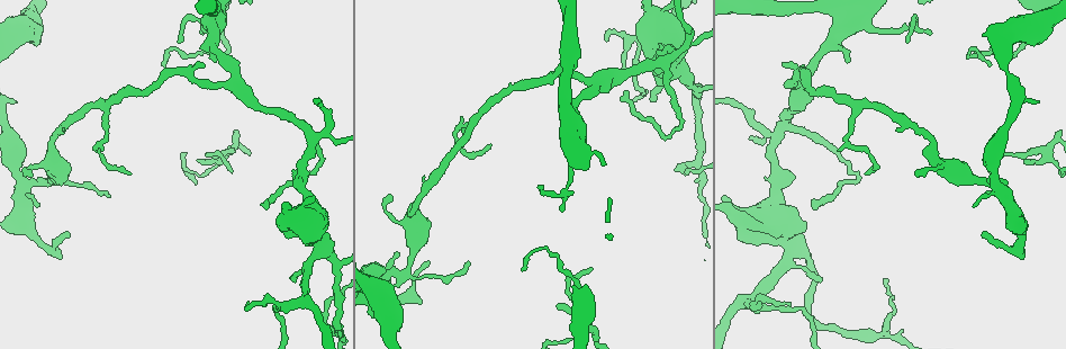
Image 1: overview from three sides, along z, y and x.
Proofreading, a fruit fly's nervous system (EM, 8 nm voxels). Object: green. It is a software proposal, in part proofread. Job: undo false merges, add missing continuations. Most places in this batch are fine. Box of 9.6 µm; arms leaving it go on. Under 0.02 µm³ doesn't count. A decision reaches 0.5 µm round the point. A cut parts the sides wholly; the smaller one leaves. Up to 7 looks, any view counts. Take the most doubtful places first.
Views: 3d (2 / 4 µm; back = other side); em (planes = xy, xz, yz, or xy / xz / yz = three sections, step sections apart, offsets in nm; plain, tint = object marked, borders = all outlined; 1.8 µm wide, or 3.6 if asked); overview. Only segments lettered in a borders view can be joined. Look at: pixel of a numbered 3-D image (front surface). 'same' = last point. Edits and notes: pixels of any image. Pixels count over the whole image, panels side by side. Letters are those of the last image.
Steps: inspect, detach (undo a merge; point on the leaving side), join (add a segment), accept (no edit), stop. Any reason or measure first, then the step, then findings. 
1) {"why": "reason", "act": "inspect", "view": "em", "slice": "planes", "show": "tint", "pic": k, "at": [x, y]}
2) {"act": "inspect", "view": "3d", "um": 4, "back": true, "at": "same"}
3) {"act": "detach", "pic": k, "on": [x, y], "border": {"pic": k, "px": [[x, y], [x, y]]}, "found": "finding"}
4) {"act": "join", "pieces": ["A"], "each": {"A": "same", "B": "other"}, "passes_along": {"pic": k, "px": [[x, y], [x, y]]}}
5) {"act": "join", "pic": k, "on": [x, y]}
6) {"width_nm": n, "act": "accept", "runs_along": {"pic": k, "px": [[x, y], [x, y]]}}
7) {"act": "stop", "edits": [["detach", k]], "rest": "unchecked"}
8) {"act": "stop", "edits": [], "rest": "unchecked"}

{"why": "branch point", "act": "inspect", "view": "em", "um": 3.6, "slice": "planes", "show": "borders", "pic": 1, "at": [1048, 159]}

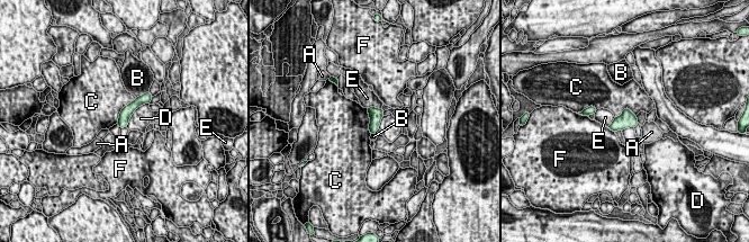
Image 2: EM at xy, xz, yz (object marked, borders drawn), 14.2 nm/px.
{"width_nm": 170, "longest_contact_nm": ["D", 480], "act": "accept", "each": {"A": "other", "B": "other", "C": "other", "D": "other", "E": "other", "F": "other"}, "found": "continuous, no second cell"}

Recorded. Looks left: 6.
{"why": "looks like a crossing", "act": "inspect", "view": "3d", "um": 4, "pic": 1, "at": [665, 62]}

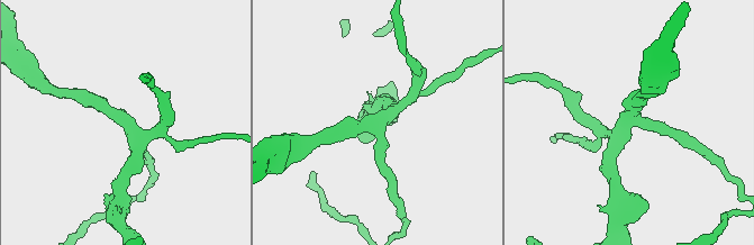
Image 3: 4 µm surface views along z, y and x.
{"arms": 4, "act": "inspect", "view": "em", "um": 3.6, "slice": "planes", "show": "borders", "pic": 3, "at": [377, 120]}

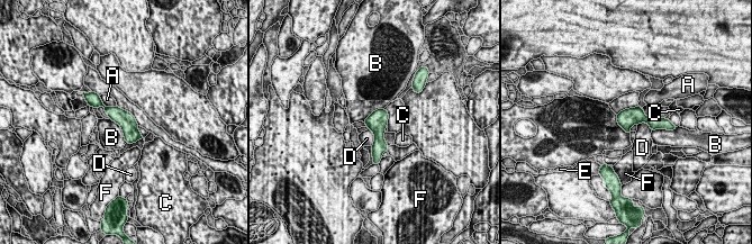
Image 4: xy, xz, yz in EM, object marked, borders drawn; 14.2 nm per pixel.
{"act": "accept", "each": {"A": "other", "B": "other", "C": "other", "D": "other", "E": "other", "F": "other"}, "found": "continuous, no second cell"}

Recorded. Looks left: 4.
{"why": "sudden change in width", "act": "inspect", "view": "em", "slice": "yz", "step": 16, "show": "borders", "pic": 1, "at": [25, 183]}

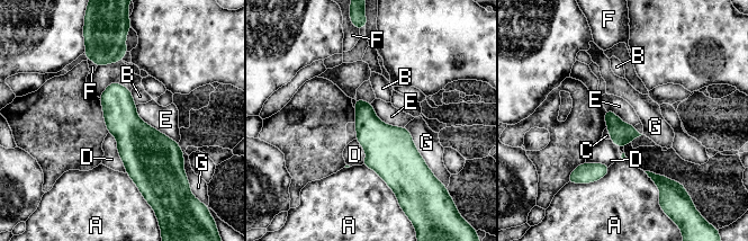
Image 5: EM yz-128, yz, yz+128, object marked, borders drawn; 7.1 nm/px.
{"act": "inspect", "view": "em", "slice": "planes", "show": "borders", "at": "same"}

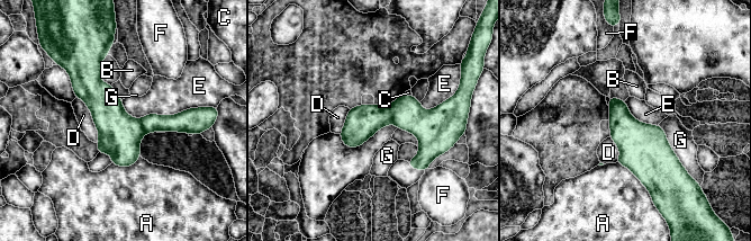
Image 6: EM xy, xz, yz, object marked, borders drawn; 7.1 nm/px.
{"longest_contact_nm": ["E", 550], "act": "detach", "pic": 6, "on": [362, 122], "each": {"A": "other", "B": "other", "C": "other", "D": "other", "E": "other", "F": "other", "G": "other"}, "border": {"pic": 6, "px": [[389, 106], [392, 113], [392, 122]]}, "found": "a second cell is stuck on"}

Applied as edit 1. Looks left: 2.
{"act": "stop", "edits": [["detach", 6]], "rest": "unchecked"}

